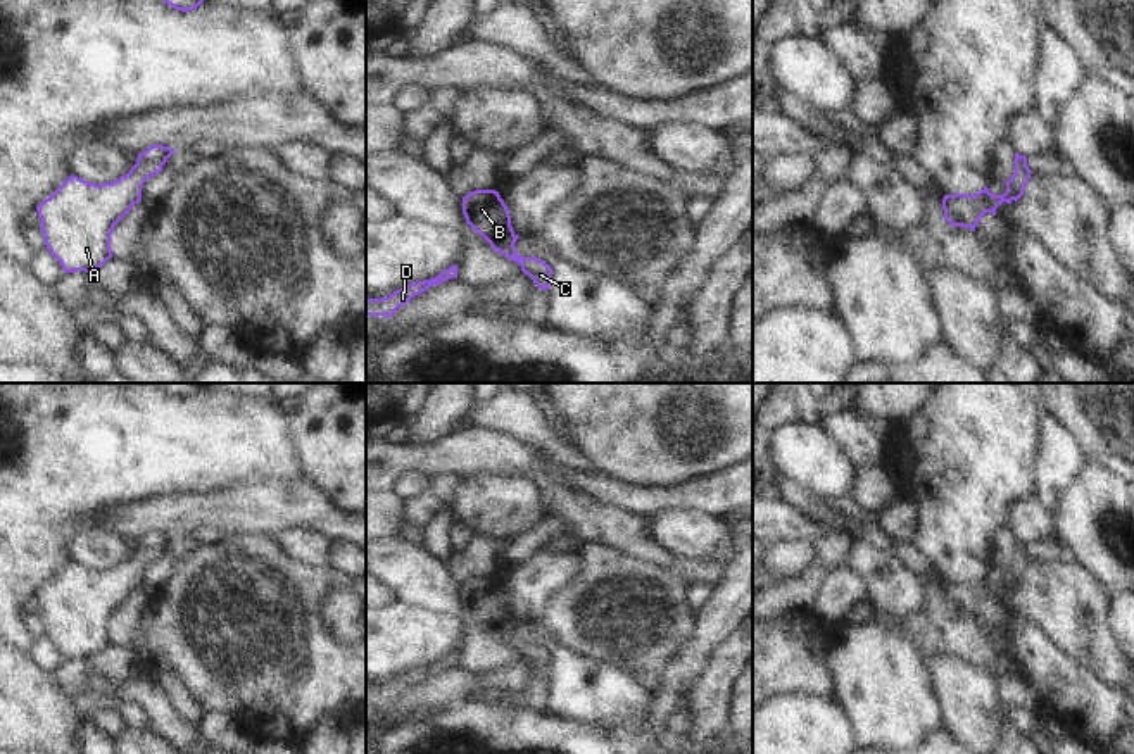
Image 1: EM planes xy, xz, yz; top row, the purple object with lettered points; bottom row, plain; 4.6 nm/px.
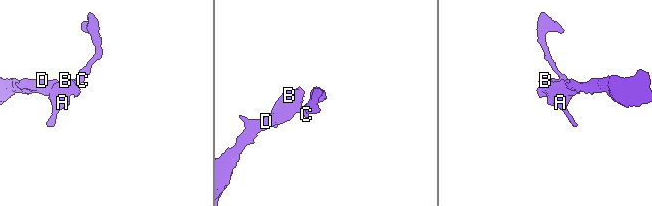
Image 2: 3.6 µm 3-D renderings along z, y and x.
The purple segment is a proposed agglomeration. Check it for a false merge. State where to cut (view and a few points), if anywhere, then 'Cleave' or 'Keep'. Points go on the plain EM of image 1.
No split. Keep.

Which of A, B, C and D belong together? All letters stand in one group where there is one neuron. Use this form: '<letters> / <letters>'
A B C D

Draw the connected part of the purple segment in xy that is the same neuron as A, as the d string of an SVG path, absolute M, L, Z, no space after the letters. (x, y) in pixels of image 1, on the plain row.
M150 531L128 561L112 569L88 569L71 561L38 594L41 619L64 659L90 659L110 644L114 613L142 587L143 569L162 557L174 535Z

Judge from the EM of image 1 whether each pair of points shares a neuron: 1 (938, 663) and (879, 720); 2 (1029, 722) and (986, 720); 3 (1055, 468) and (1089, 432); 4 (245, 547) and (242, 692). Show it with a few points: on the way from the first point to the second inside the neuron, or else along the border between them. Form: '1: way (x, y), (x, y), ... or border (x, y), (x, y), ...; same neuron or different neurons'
1: border (924, 658), (931, 675), (931, 687), (941, 710); different neurons
2: border (1000, 706), (1003, 716); different neurons
3: border (1053, 413), (1086, 459); different neurons
4: way (264, 584), (264, 656); same neuron

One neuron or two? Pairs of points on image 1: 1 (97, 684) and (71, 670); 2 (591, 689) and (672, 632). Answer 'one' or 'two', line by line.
1: one
2: two

